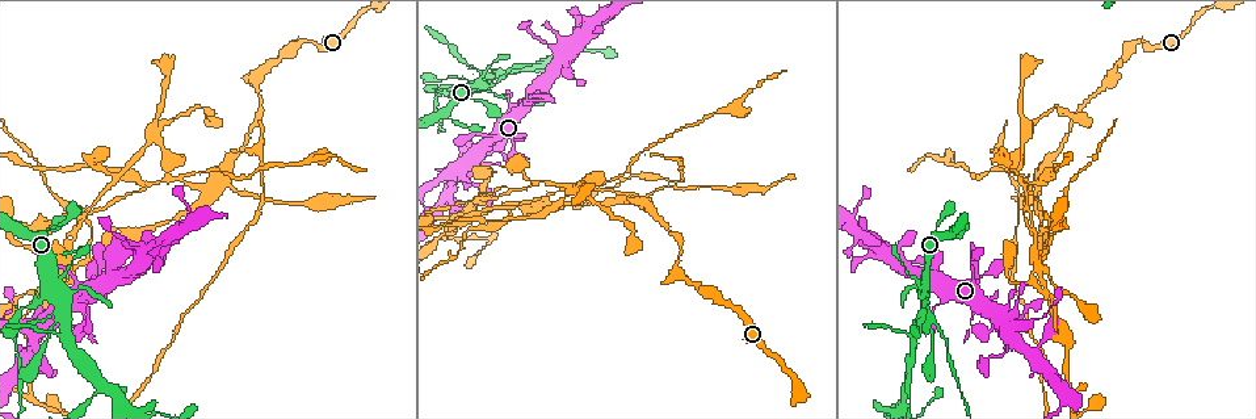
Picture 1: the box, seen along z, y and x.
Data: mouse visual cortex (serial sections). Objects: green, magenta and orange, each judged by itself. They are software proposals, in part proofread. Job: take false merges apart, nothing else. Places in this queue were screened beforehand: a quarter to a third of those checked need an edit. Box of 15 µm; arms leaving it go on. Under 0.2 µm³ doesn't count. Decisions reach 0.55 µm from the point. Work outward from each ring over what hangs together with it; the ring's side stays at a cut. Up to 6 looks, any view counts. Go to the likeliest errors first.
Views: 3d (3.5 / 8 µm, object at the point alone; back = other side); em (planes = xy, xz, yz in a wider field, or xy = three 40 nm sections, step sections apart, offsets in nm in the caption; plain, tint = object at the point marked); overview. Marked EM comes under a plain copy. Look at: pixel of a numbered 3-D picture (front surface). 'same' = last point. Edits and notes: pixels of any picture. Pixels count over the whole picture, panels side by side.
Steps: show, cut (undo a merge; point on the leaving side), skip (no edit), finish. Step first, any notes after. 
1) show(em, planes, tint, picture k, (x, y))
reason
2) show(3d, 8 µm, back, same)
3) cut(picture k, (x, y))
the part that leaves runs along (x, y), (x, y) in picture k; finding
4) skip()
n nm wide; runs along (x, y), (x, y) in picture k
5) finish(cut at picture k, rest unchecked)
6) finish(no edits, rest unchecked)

show(3d, 8 µm, picture 1, (906, 378))
two arms in line, one across

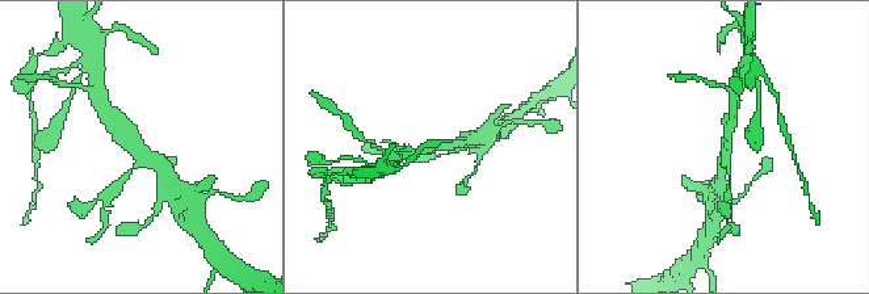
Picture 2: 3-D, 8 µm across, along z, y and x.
show(3d, 3.5 µm, picture 2, (730, 146))

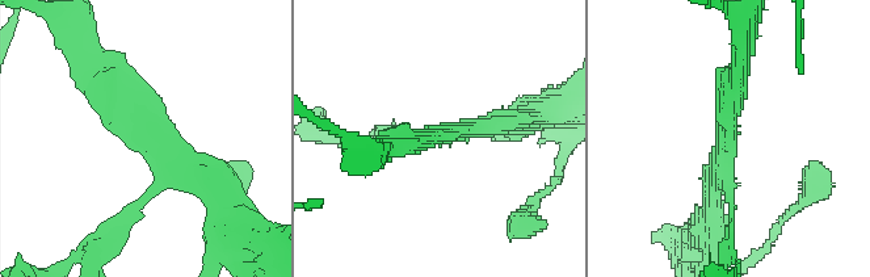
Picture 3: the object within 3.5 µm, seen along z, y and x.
skip()
3 arms; runs along (100, 72), (221, 205) in picture 3; continuous, no second cell

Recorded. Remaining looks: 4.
show(em, xy, step 5, tint, picture 1, (259, 99))
a narrow waist

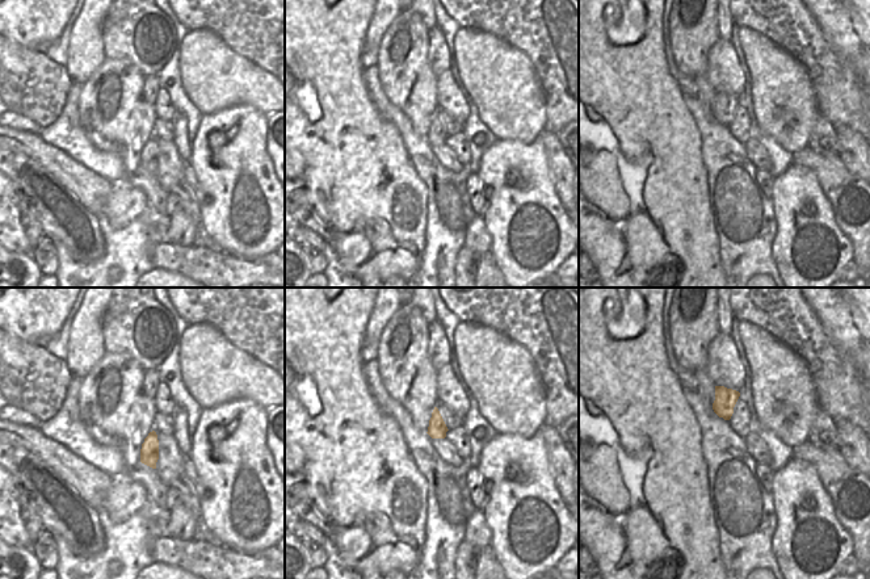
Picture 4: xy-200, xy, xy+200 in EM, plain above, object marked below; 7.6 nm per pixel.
show(3d, 3.5 µm, same)
see where the arms go

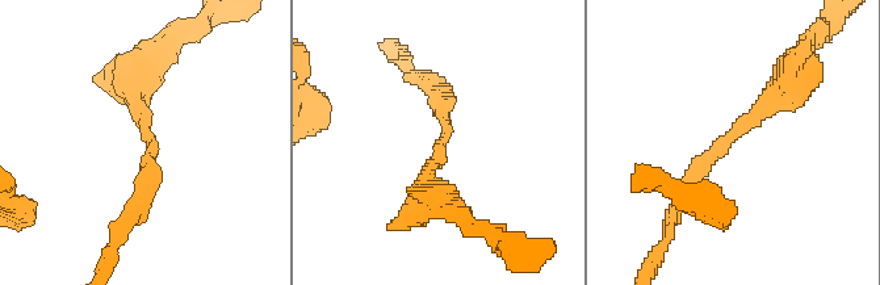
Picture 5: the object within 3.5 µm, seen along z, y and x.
skip()
arms of 200, 350 nm; runs along (791, 71), (677, 204) in picture 5; one cell here

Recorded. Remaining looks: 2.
show(3d, 3.5 µm, picture 1, (1040, 264))
four or more arms meet

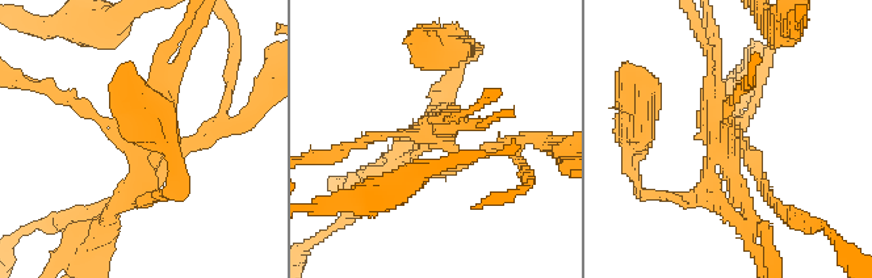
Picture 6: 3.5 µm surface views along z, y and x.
show(em, xy, step 3, tint, picture 6, (728, 144))
need the tissue

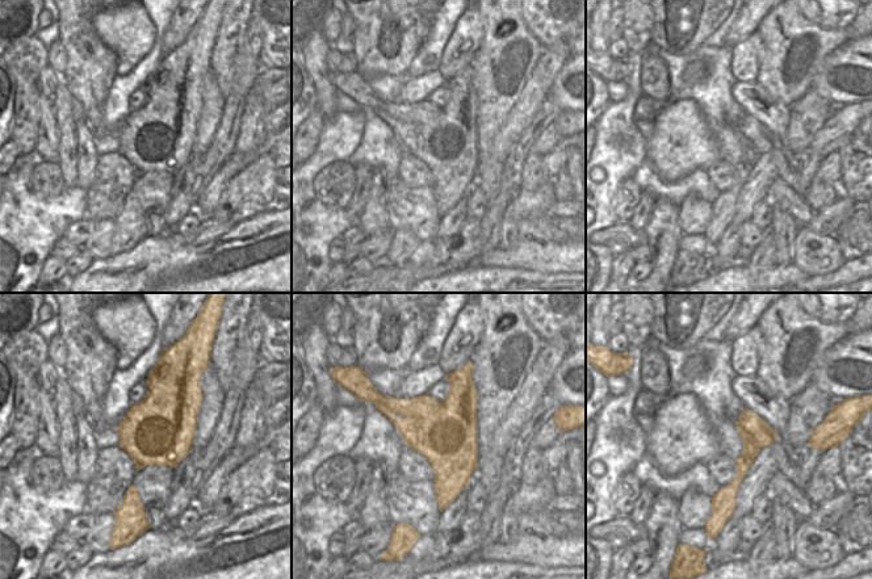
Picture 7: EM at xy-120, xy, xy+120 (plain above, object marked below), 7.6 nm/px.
cut(picture 6, (705, 137))
the part that leaves runs along (745, 150), (715, 121), (717, 49) in picture 6; a second cell is stuck on

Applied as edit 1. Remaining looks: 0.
finish(cut at picture 6, rest unchecked)

